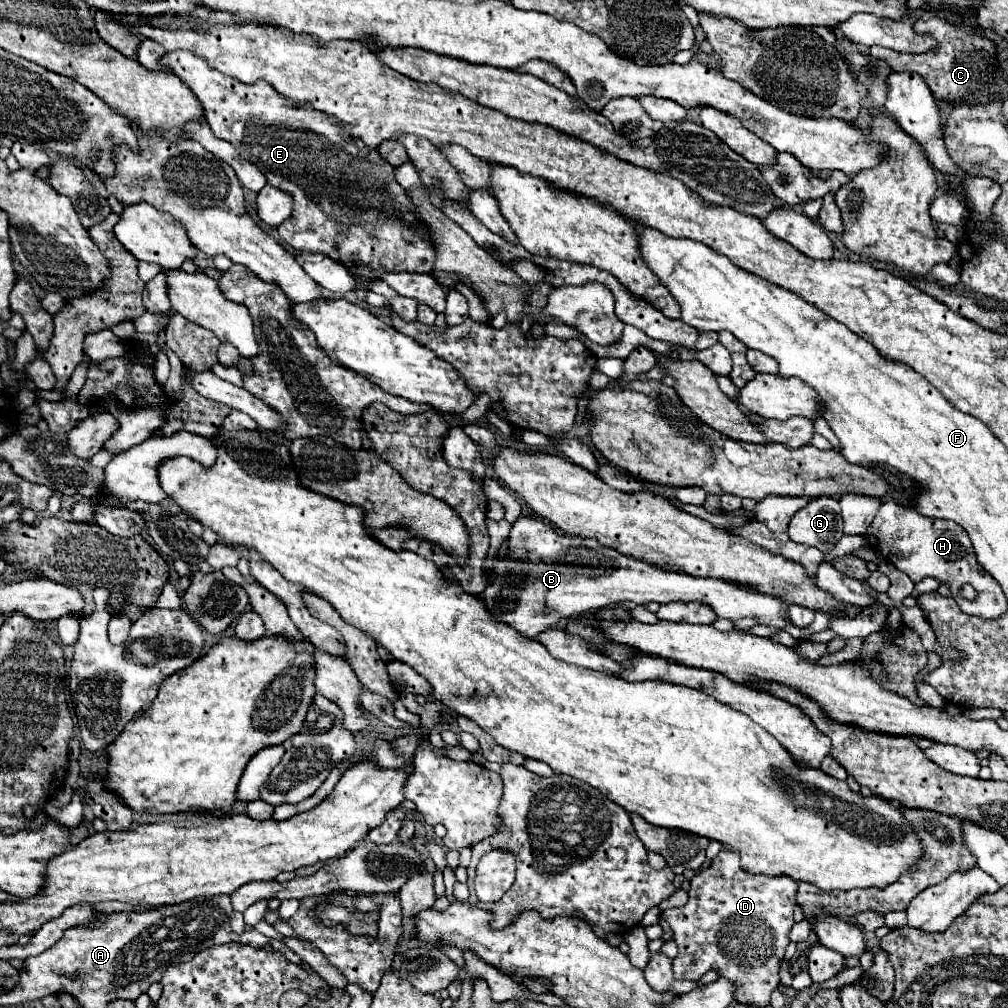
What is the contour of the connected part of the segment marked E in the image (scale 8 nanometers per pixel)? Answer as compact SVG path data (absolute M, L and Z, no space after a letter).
M189 51L165 53L161 57L161 65L169 67L171 73L175 73L197 95L215 137L235 145L239 155L255 163L271 185L295 197L293 215L277 227L277 233L285 243L297 251L329 255L349 267L351 275L365 279L379 279L383 271L433 271L437 255L429 237L429 227L421 217L417 217L409 193L397 183L395 167L383 159L377 149L369 149L361 139L353 139L347 125L333 121L313 107L291 103L265 81L245 85L231 79Z

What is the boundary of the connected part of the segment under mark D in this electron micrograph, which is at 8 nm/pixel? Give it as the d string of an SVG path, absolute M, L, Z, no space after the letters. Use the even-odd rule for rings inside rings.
M723 847L713 863L699 871L691 879L689 901L683 907L663 911L665 921L673 929L675 943L679 947L677 957L673 959L673 973L679 981L699 981L709 969L717 969L719 975L733 979L739 983L743 995L737 995L737 1001L757 1007L769 1005L769 995L779 987L779 959L783 959L785 949L789 945L789 931L793 927L793 911L797 907L797 881L785 875L769 877L769 875L753 875L741 867L741 855L731 847ZM765 933L771 935L771 943L765 943Z

